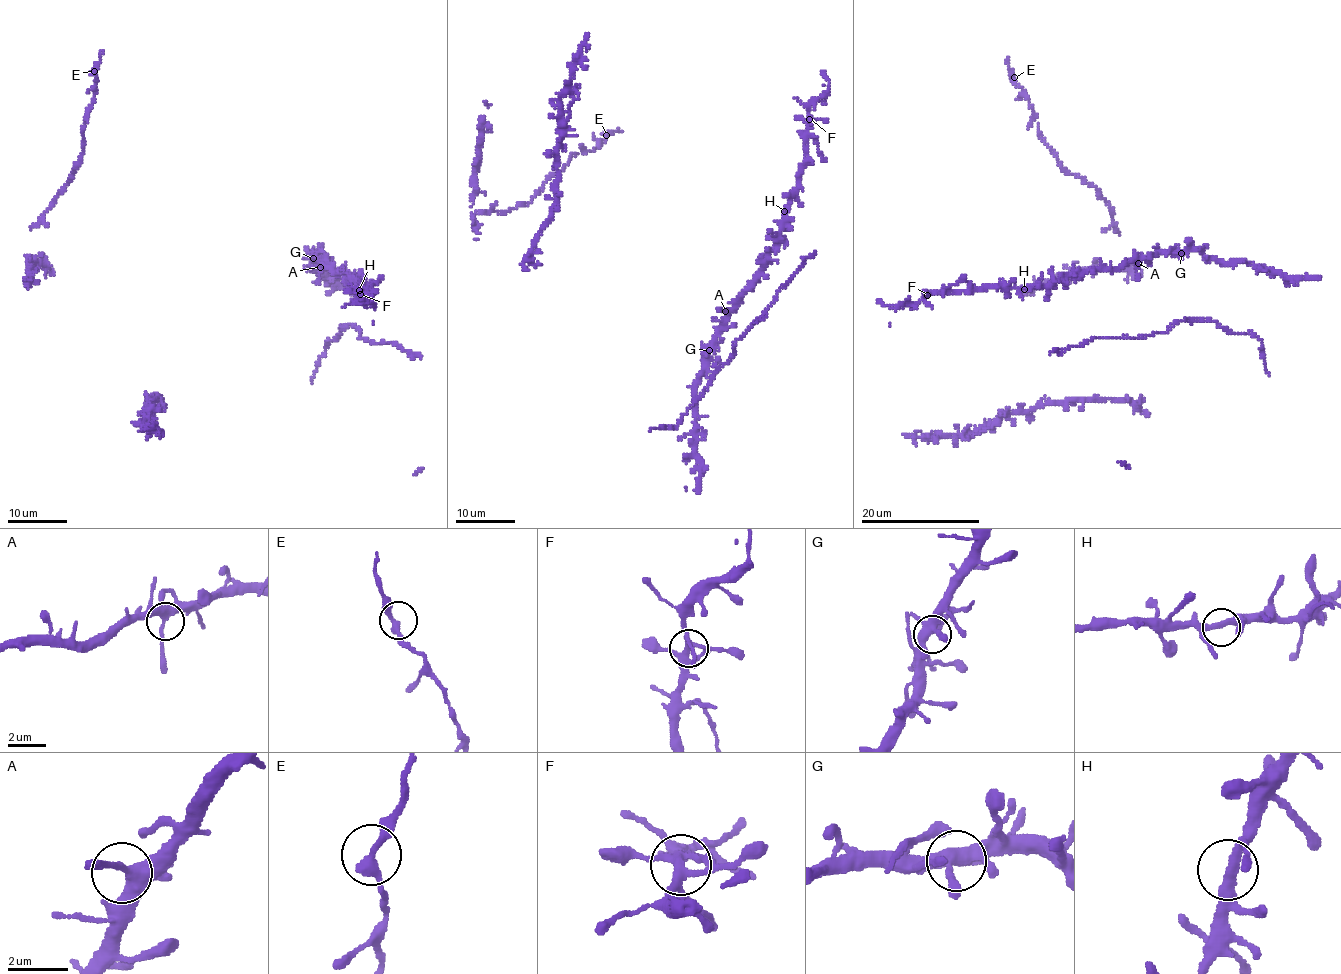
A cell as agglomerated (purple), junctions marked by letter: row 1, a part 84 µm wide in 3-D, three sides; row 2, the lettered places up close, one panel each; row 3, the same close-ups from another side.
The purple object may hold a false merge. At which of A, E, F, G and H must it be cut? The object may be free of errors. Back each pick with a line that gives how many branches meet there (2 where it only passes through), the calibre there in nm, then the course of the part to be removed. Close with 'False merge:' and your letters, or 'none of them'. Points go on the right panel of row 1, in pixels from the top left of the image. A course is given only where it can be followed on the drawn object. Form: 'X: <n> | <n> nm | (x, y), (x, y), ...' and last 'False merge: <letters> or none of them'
False merge: none of them

